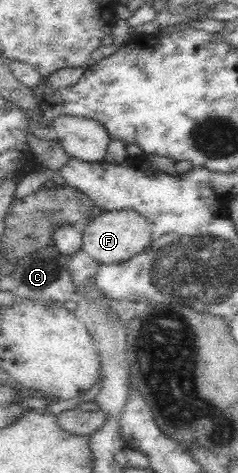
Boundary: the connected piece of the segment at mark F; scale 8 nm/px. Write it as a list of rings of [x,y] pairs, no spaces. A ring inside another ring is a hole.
[[[135,210],[104,212],[101,216],[92,217],[92,222],[82,229],[82,233],[81,248],[93,260],[103,265],[129,260],[129,257],[145,250],[152,239],[147,219],[139,215]]]

